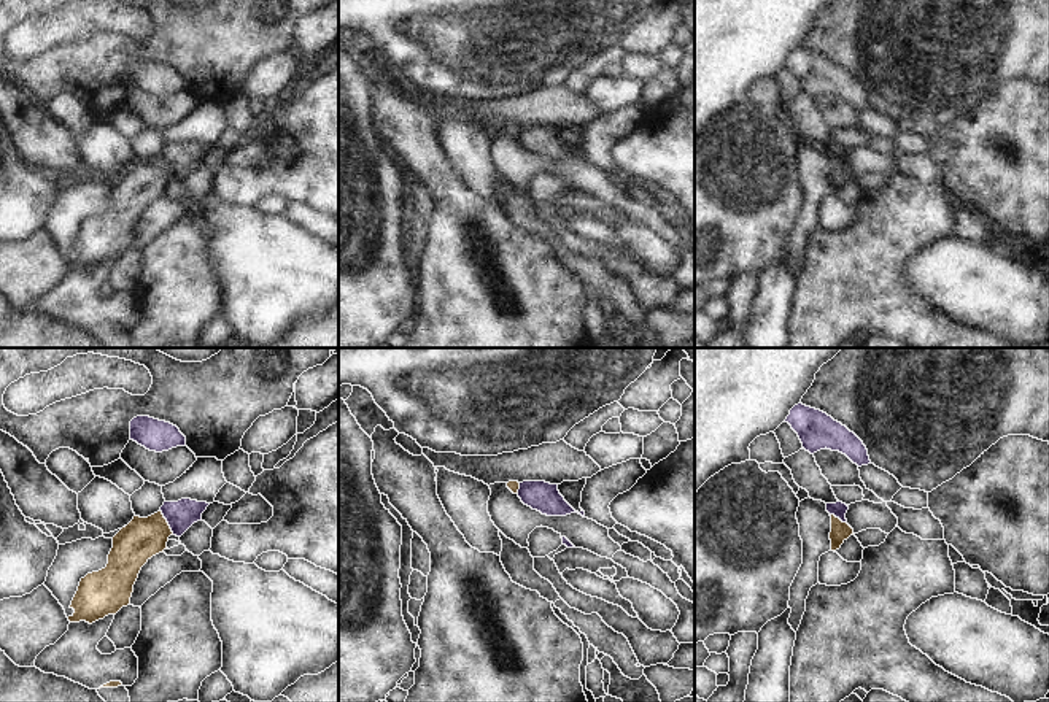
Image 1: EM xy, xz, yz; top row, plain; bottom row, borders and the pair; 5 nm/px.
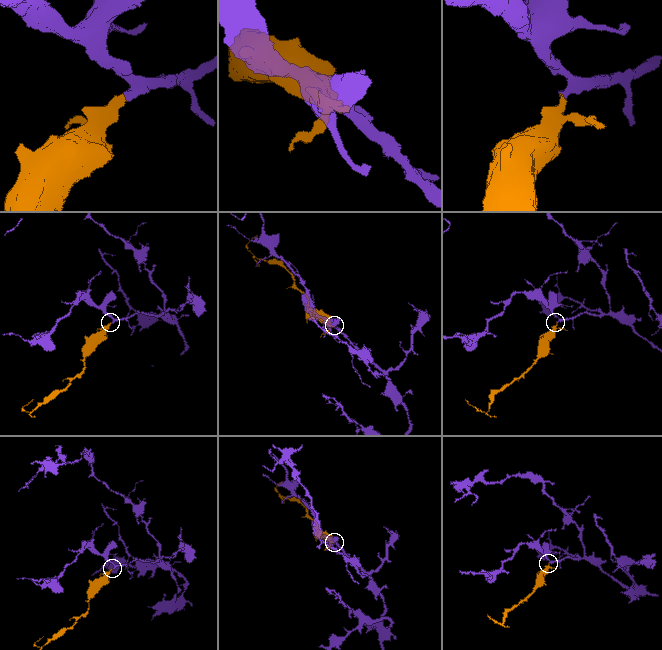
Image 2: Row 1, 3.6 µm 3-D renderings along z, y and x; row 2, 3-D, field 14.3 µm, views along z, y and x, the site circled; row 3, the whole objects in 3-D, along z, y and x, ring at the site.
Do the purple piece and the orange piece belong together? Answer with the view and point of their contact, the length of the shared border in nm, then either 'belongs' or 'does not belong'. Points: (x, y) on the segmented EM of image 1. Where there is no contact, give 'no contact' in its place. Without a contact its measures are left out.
meets purple in xy at (167, 521); contact 140 nm long; belongs

